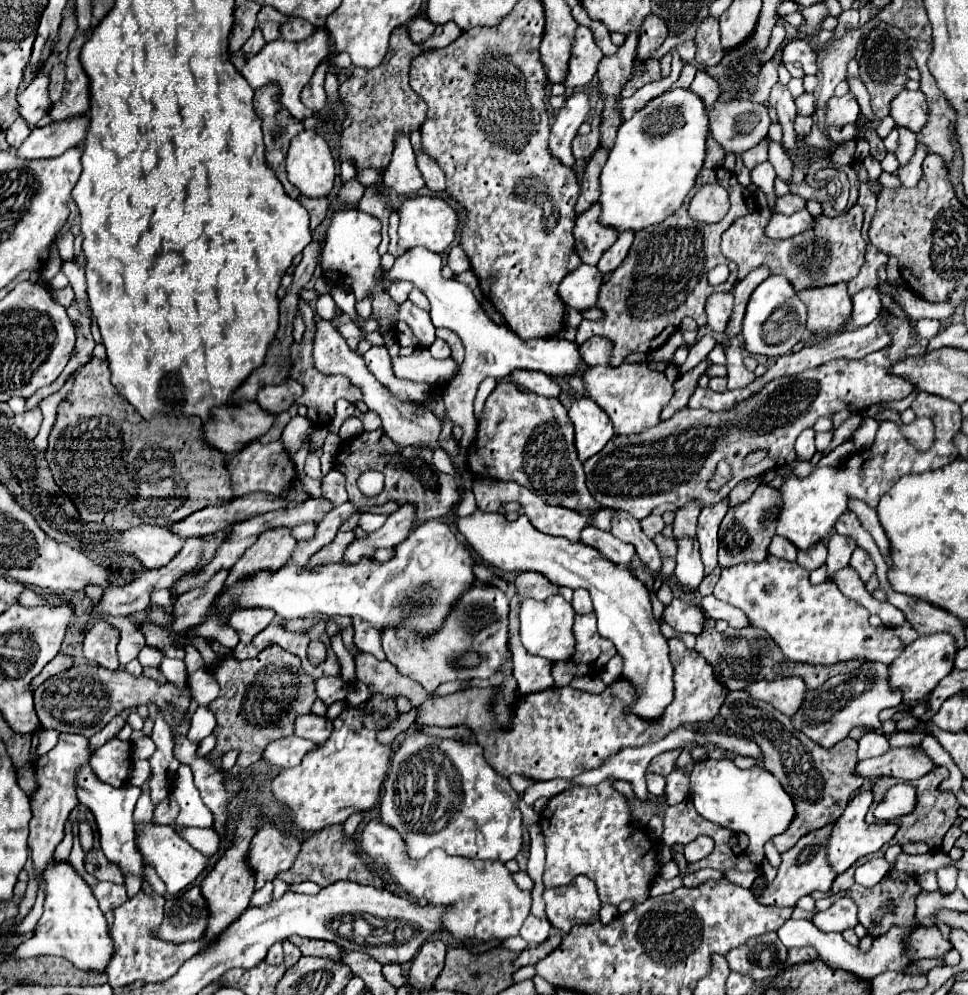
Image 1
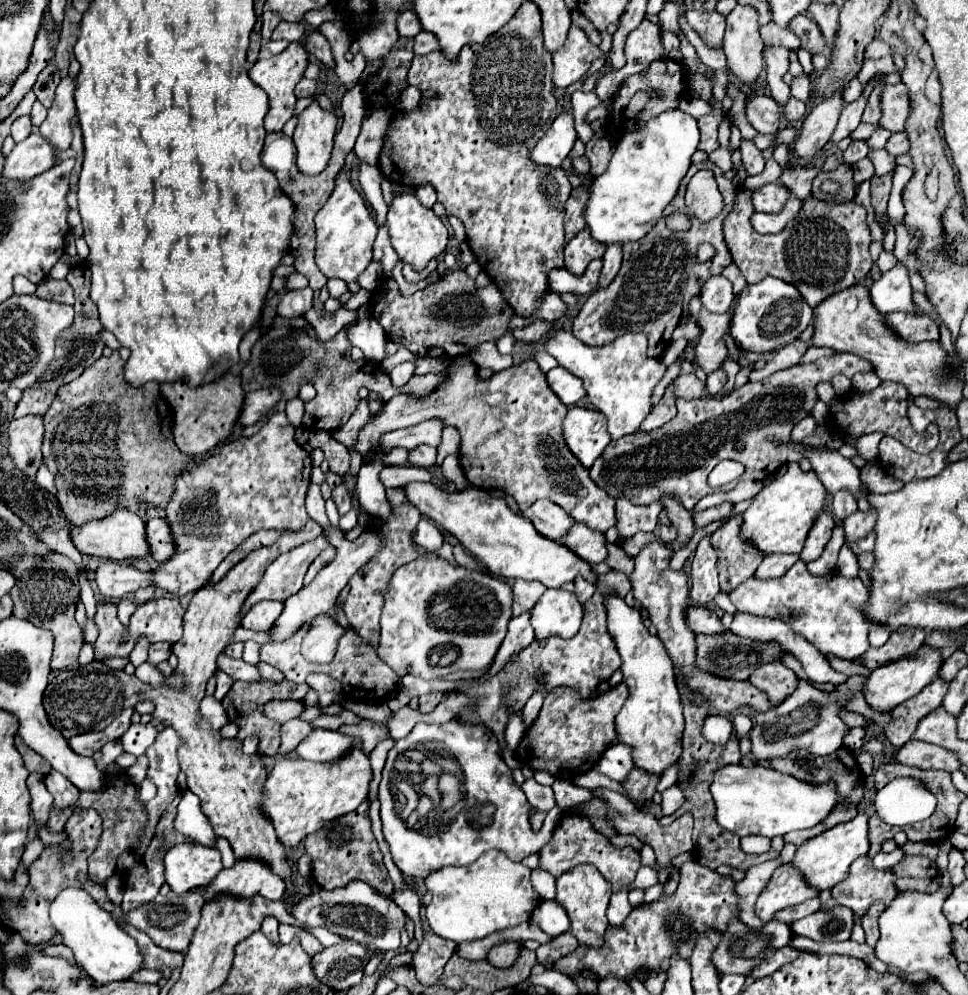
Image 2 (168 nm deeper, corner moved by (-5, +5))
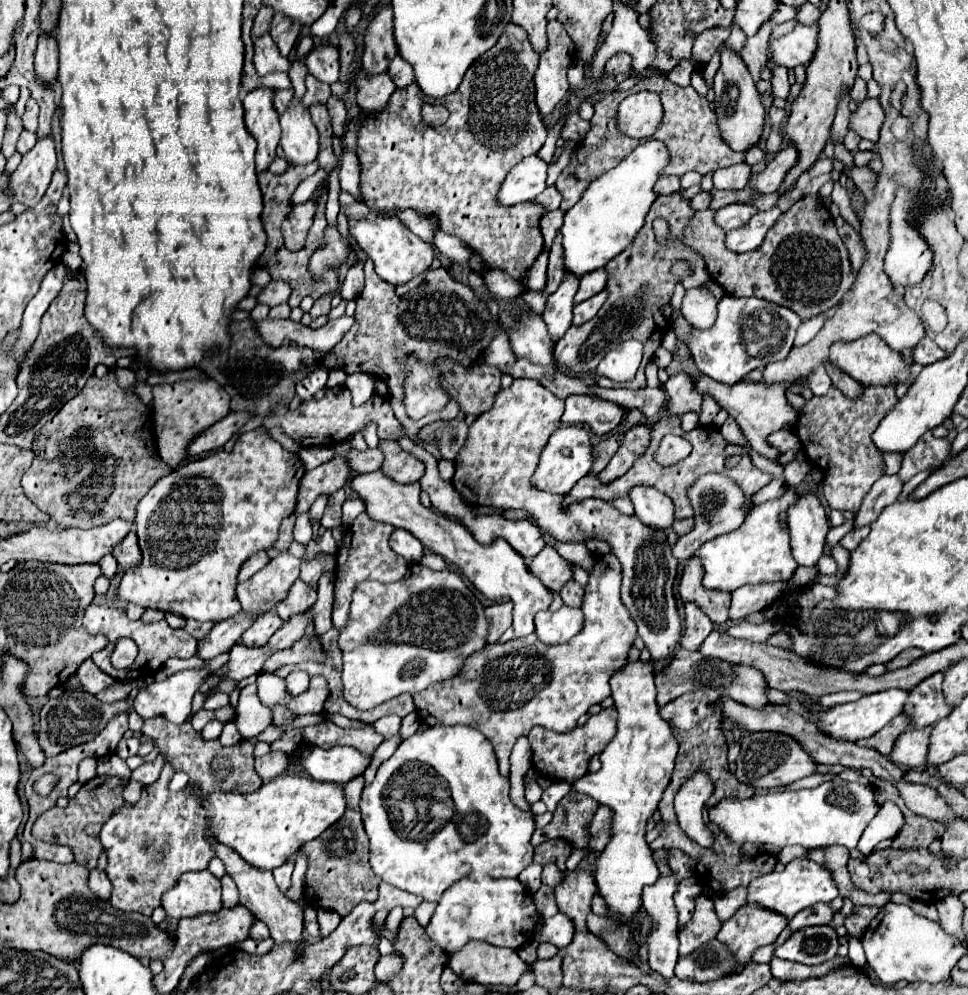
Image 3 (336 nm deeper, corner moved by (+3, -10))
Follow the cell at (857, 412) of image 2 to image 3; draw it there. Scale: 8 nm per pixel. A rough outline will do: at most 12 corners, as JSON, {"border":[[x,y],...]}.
{"border":[[893,384],[849,398],[831,386],[793,432],[823,468],[829,508],[857,512],[885,474],[871,432]]}

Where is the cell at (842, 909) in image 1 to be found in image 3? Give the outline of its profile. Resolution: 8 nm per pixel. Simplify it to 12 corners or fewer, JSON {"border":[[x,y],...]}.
{"border":[[835,928],[795,930],[775,958],[805,966],[833,960]]}

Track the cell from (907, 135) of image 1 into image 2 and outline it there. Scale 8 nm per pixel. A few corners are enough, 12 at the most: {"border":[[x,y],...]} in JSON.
{"border":[[893,133],[885,149],[897,157],[909,153],[907,133]]}

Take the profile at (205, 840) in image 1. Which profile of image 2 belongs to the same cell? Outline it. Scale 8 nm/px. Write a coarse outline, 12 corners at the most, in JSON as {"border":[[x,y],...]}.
{"border":[[215,837],[215,849],[223,867],[235,863],[235,853],[223,837]]}

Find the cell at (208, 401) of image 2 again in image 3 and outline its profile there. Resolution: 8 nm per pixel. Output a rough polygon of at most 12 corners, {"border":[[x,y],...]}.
{"border":[[211,378],[153,386],[153,434],[177,468],[203,428],[229,414]]}

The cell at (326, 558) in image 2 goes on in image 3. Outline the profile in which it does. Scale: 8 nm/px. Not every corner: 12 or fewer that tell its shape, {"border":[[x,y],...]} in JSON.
{"border":[[297,580],[287,600],[277,604],[277,614],[285,622],[307,612],[317,592]]}

